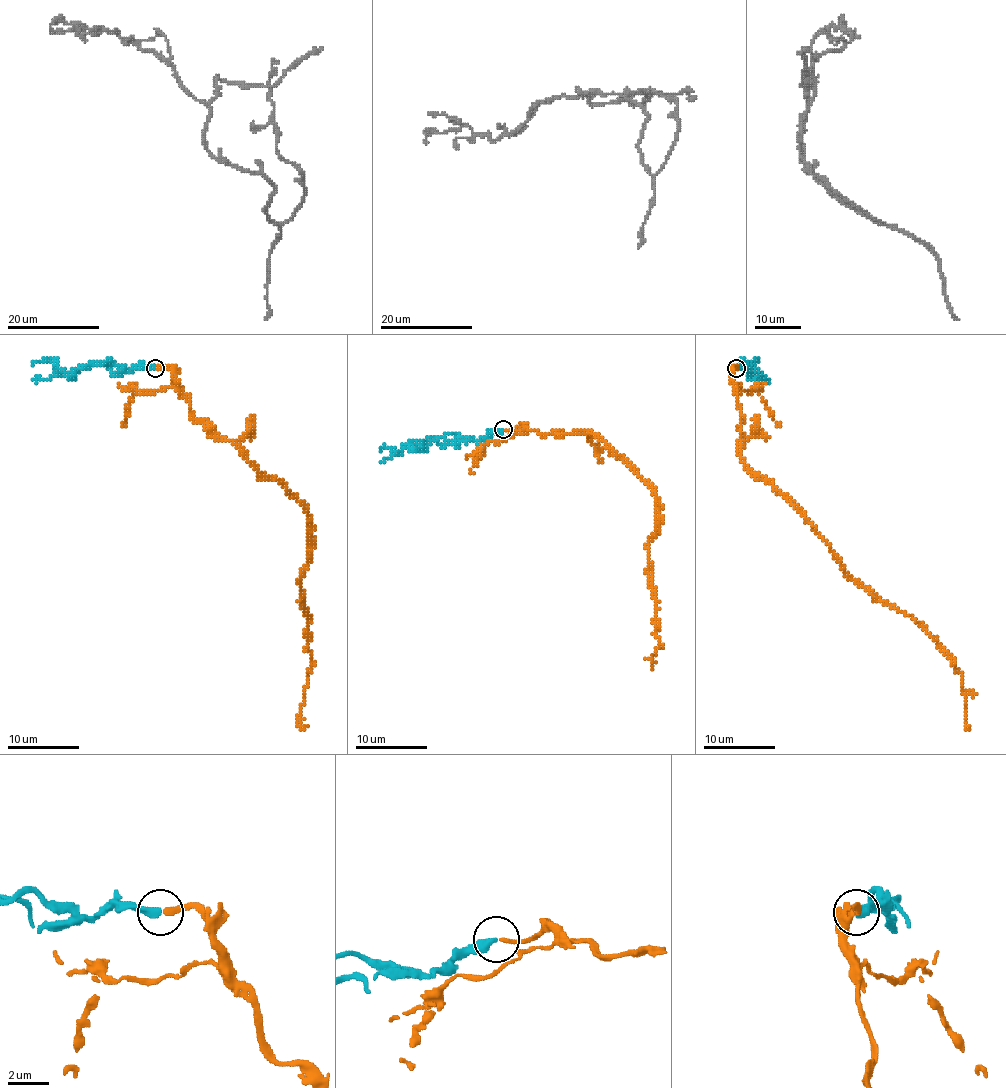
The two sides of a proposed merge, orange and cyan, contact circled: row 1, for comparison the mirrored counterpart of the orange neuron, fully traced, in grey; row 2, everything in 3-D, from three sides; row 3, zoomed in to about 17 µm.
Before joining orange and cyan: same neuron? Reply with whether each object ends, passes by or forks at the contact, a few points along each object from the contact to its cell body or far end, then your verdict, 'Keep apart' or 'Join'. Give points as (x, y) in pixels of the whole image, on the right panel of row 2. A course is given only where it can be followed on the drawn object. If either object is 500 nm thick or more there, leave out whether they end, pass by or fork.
At the ring orange ends. At the ring cyan ends. Course of orange: (736, 368), (738, 454), (800, 512), (856, 580), (911, 616), (950, 659), (966, 694), (968, 726). Course of cyan: (736, 368), (747, 370), (741, 361), (747, 373), (754, 364). Join

